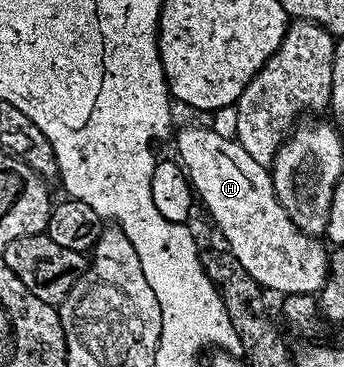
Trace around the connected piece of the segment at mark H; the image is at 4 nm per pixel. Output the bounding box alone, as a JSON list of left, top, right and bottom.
[174,127,328,296]

